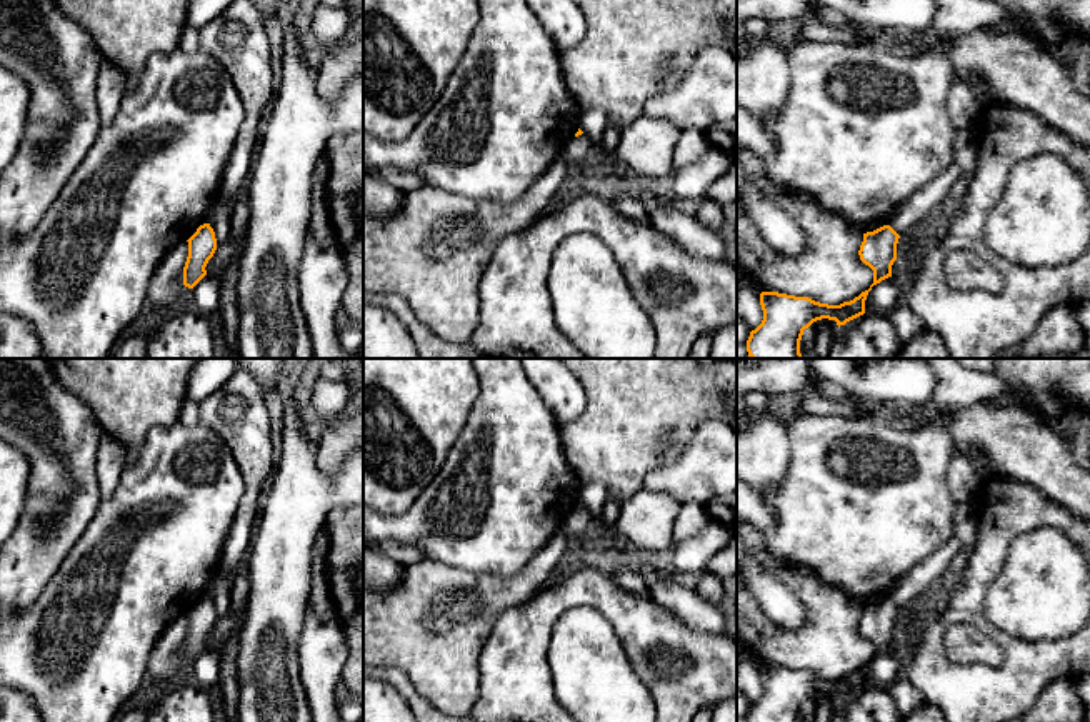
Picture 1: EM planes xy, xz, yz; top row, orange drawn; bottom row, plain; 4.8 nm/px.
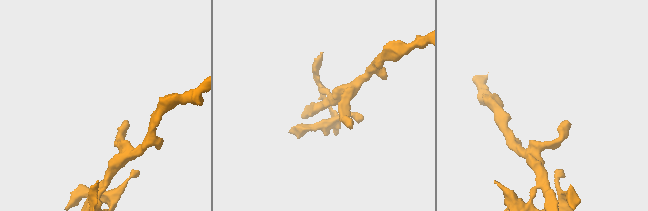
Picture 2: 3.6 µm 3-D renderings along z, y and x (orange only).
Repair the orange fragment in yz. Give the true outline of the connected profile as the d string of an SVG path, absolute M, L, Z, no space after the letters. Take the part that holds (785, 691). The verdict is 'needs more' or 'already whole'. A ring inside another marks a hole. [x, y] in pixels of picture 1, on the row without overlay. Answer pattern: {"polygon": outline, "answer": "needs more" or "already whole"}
{"polygon": "M890 599L863 607L858 629L873 644L873 657L850 675L828 679L808 670L762 665L763 694L750 705L747 722L800 722L803 704L813 695L828 692L840 700L863 689L872 660L892 650L898 612L900 609Z", "answer": "already whole"}

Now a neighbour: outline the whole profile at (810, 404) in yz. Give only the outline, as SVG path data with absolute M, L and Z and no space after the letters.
M807 394L798 397L793 415L797 414L810 414L810 415L837 415L843 419L857 419L860 417L862 397L853 395L845 402L835 402L823 399L820 395Z

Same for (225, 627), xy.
M227 614L225 617L218 619L213 630L212 639L217 644L217 649L220 650L227 640L240 632L240 627L243 624L243 619L238 619L232 614Z

